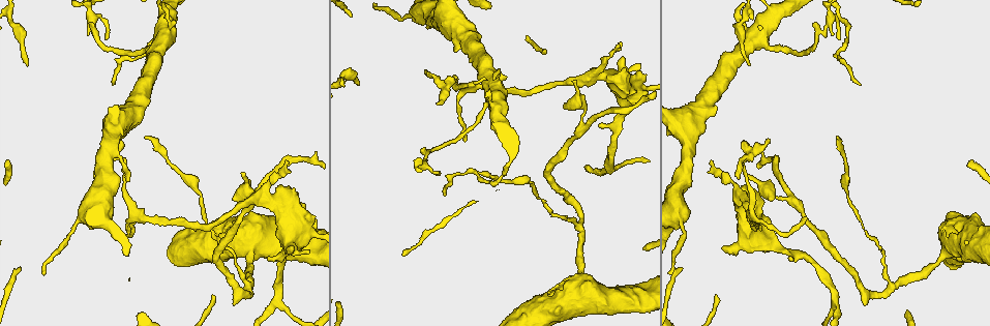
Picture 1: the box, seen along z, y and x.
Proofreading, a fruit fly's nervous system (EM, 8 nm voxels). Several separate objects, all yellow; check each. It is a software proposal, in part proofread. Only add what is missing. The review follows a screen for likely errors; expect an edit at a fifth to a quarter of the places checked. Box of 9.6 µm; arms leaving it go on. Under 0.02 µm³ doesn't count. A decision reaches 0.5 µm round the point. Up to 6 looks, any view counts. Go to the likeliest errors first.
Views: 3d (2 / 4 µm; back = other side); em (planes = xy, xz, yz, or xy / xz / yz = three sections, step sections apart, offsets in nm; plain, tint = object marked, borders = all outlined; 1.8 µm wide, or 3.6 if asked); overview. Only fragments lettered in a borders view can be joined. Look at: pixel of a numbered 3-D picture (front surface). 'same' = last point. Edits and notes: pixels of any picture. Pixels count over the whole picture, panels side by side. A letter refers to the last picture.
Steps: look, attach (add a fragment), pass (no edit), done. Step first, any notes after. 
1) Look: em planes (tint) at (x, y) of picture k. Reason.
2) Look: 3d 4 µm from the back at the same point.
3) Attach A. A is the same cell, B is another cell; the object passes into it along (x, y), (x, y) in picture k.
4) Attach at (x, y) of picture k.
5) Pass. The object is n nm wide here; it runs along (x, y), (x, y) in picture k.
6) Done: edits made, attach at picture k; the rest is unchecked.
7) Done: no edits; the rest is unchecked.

Look: 3d 4 µm at (743, 140) of picture 1. Thin end.

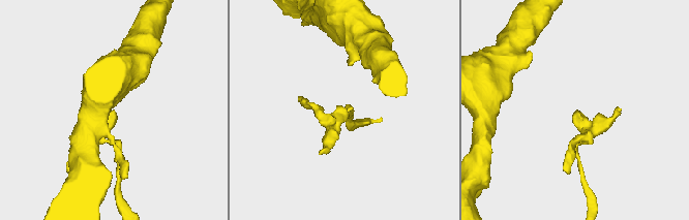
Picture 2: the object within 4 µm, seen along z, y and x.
Look: em planes (plain) at (345, 107) of picture 2. Now the EM.

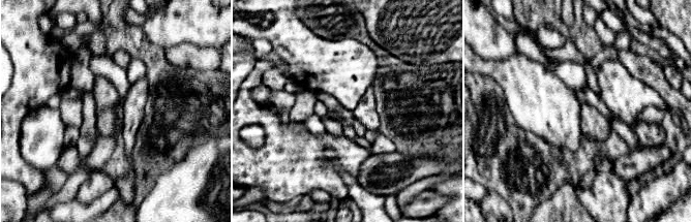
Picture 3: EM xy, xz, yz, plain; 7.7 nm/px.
Look: em planes (borders) at the same point. What lies round it.

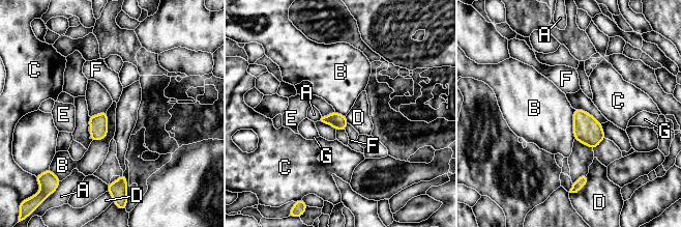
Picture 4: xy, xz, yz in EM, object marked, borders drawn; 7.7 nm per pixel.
Pass. The longest contact is with B, 260 nm; A, B, C, D, E, F and G are other cells; a border runs along (107, 111), (107, 135), (92, 141) in picture 4; no lettered fragment goes on from it.

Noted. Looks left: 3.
Look: 3d 4 µm at (478, 172) of picture 1.

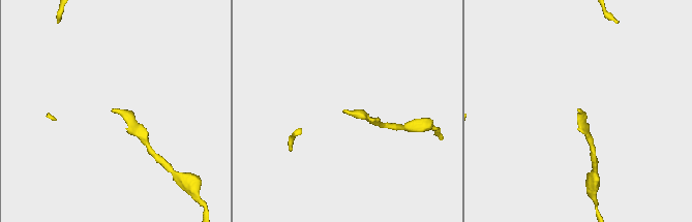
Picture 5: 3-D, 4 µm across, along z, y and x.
Look: em xy step 4 (borders) at (578, 110) of picture 5. Need the tissue.

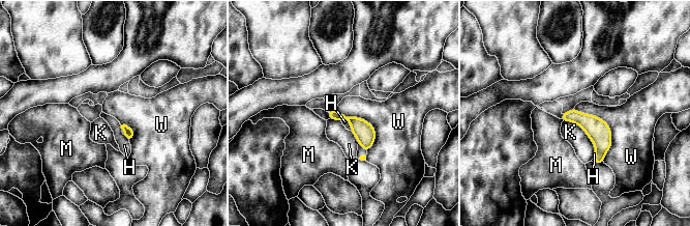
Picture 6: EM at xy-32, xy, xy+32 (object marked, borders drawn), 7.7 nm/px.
Attach H. H is the same cell, K, M and W are other cells; the object passes into it along (365, 134), (363, 148), (360, 152) in picture 6; it goes on there.

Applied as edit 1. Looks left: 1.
Done: edits made, attach at picture 6; the rest is unchecked.

